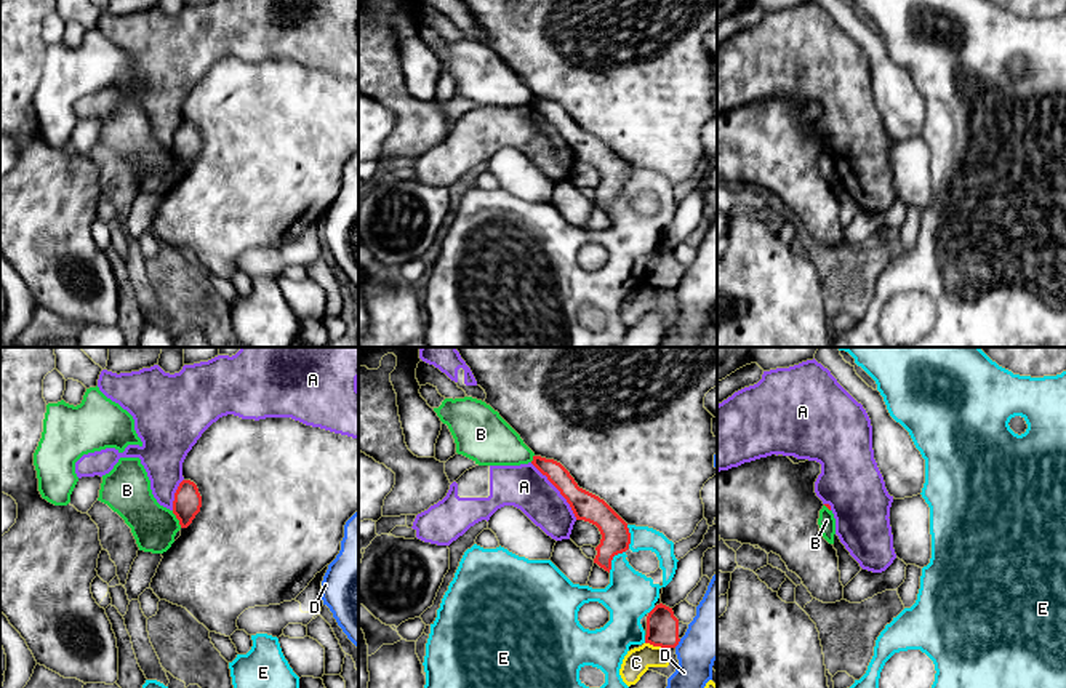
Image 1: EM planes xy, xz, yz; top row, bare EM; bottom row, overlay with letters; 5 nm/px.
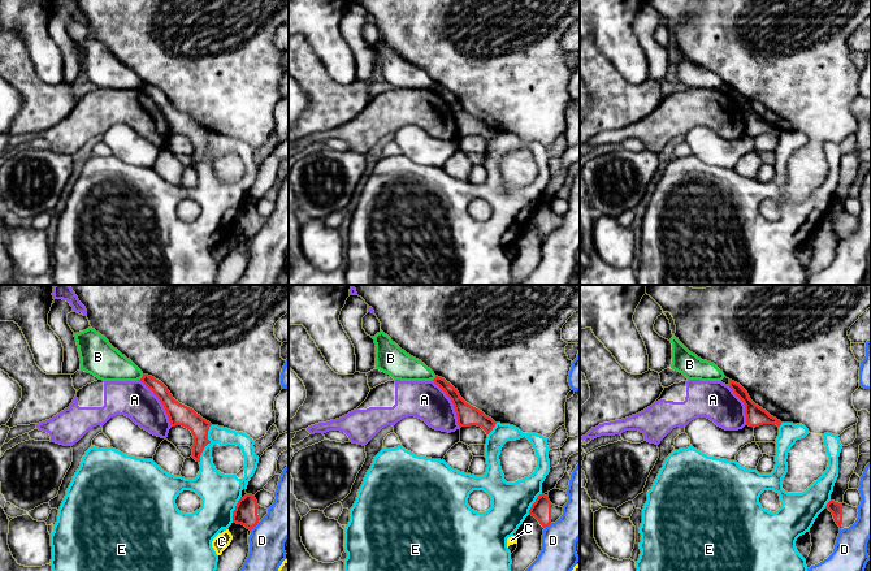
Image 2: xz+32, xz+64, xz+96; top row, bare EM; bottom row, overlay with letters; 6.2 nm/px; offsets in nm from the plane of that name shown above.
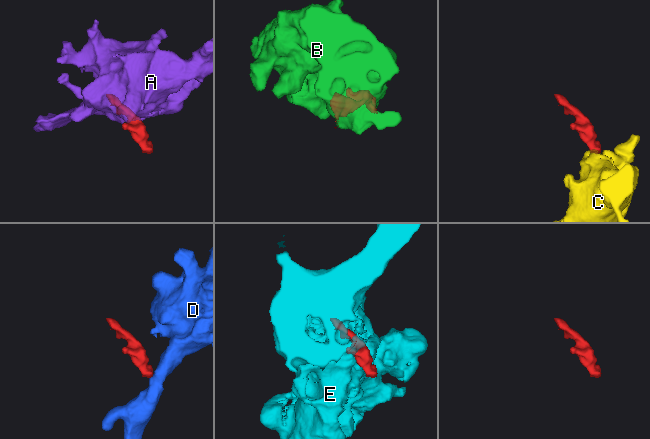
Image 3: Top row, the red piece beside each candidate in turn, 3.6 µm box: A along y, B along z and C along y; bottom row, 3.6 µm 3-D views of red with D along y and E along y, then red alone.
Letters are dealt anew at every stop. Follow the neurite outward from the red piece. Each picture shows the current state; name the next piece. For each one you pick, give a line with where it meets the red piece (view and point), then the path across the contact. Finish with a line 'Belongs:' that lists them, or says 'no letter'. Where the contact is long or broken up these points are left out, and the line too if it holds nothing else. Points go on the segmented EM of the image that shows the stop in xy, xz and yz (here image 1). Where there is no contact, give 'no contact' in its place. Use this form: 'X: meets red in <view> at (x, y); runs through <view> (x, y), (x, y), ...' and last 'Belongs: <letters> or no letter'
Belongs: no letter

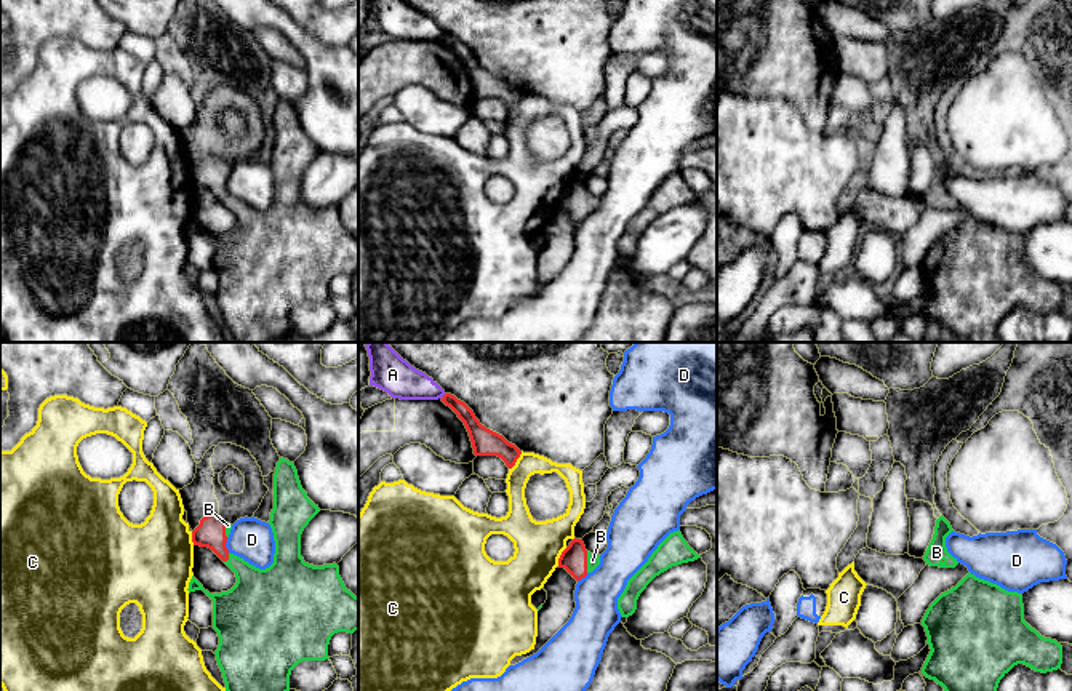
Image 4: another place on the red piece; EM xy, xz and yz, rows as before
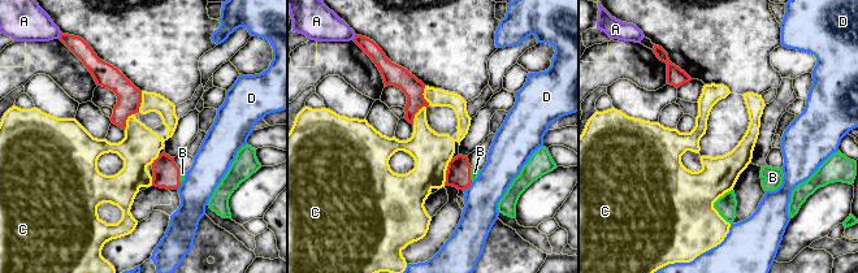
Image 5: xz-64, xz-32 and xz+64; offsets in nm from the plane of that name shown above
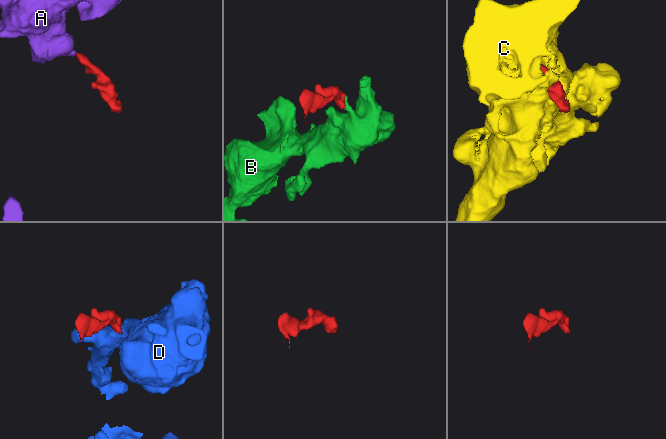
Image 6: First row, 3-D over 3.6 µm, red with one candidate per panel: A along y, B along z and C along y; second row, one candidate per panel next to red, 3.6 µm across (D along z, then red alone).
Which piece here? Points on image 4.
B: meets red in xz at (586, 562); runs through xz (573, 559), (586, 562), (592, 560)
Belongs: B

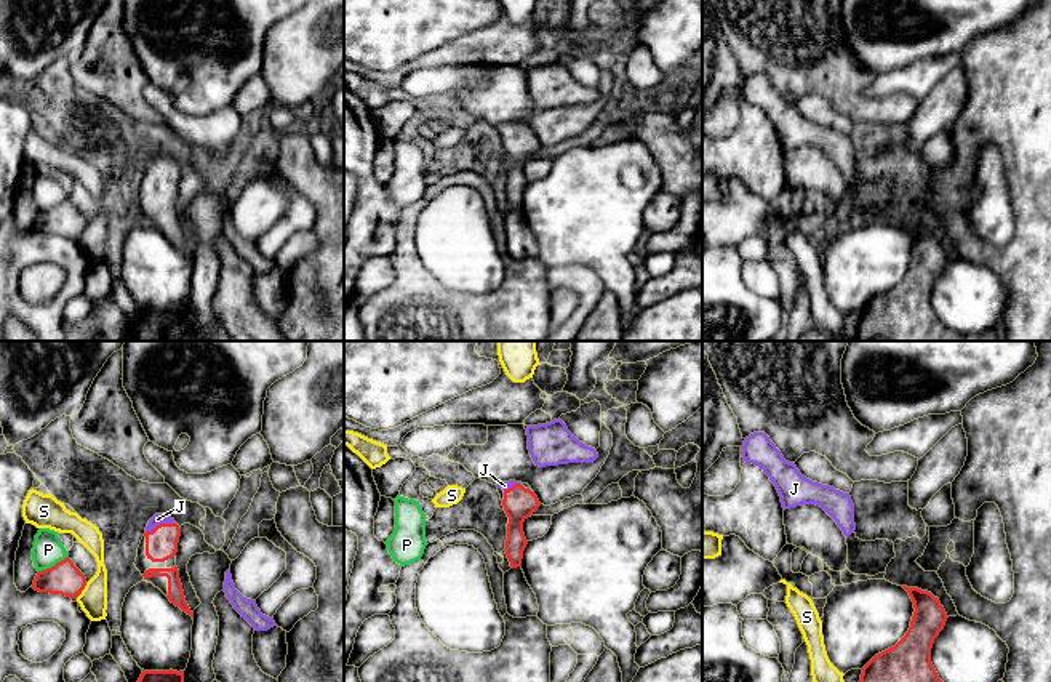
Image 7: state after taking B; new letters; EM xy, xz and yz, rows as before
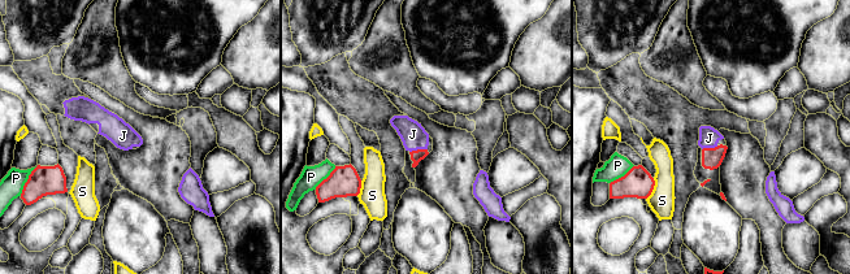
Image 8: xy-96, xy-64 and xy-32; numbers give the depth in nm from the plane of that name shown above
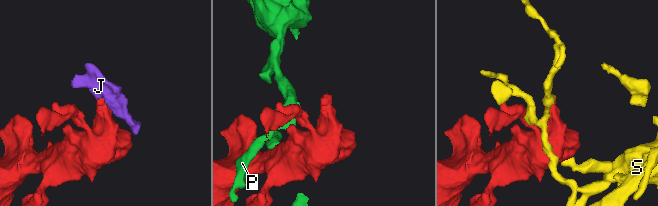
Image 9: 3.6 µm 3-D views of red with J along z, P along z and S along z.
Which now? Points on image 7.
J: meets red in xy at (160, 524); runs through xy (160, 543), (160, 524), (157, 519)
Belongs: J

